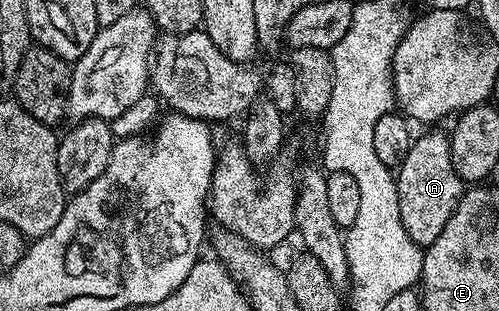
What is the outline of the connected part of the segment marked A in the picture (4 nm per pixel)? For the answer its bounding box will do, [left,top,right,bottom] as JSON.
[395,129,466,249]

